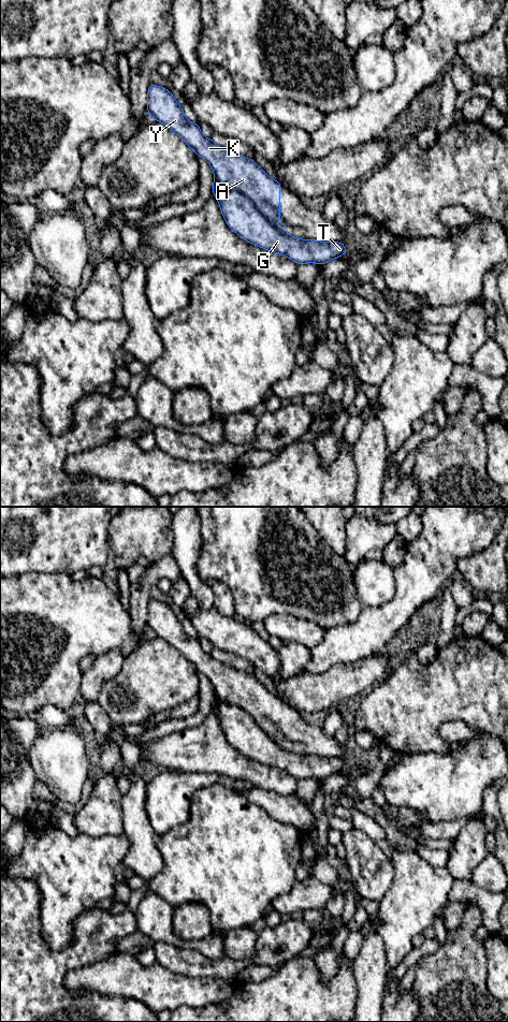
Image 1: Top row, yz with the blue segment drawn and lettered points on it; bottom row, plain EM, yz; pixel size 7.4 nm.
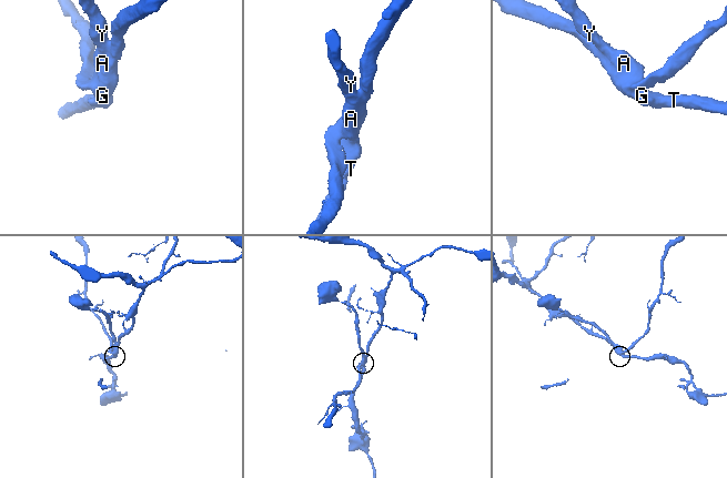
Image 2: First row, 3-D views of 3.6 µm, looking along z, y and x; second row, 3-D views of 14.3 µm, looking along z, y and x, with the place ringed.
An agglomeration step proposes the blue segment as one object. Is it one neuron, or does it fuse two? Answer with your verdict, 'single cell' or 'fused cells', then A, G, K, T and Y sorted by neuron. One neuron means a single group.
fused cells; groups A K Y / G T

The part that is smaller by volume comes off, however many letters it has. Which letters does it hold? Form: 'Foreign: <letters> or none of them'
Foreign: A, K, Y

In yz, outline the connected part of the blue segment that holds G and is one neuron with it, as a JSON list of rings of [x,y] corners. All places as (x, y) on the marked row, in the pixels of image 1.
[[[217,180],[213,182],[212,189],[227,224],[252,245],[280,253],[299,265],[323,265],[347,252],[344,243],[294,238],[280,232],[247,196]]]

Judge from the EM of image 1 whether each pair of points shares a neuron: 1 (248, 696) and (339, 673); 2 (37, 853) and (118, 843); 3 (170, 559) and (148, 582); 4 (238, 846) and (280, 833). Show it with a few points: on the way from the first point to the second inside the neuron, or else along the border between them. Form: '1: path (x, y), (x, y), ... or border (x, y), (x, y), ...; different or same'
1: border (279, 697), (284, 702), (300, 712); different
2: path (57, 853), (98, 853); same
3: path (164, 565), (153, 577); same
4: path (249, 846), (267, 846), (270, 844); same

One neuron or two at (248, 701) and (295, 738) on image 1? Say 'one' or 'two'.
one

